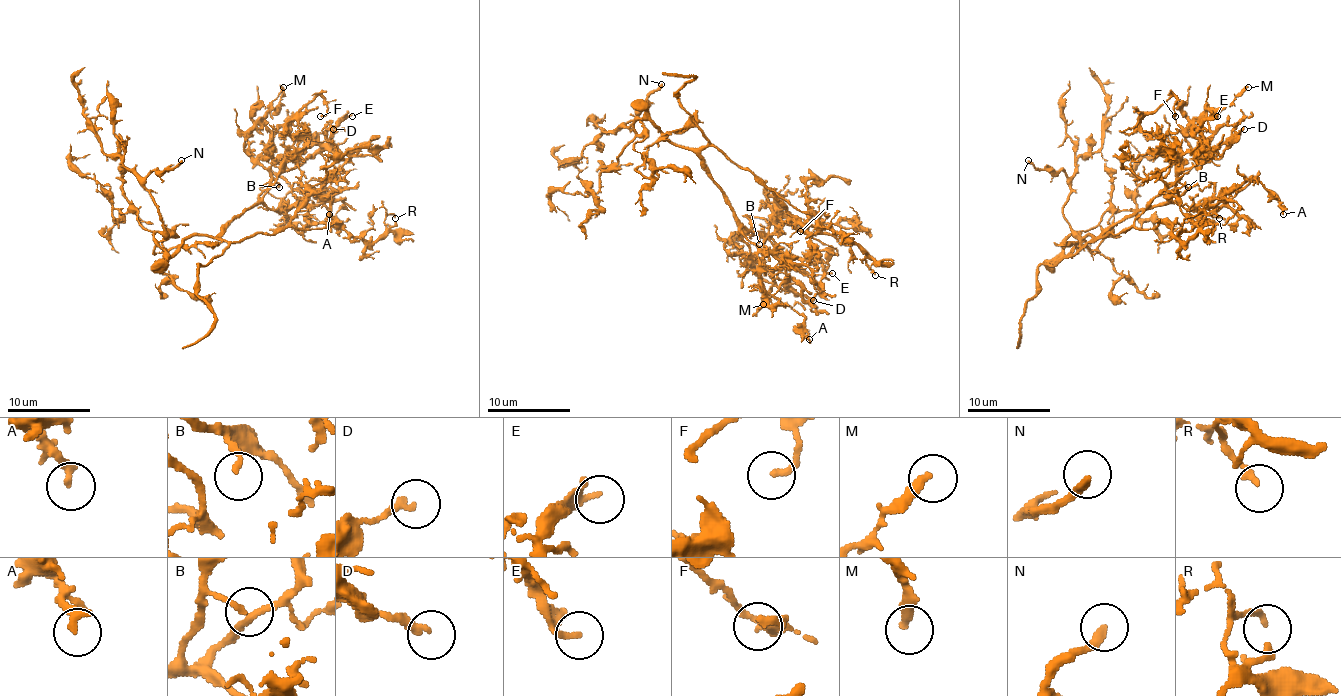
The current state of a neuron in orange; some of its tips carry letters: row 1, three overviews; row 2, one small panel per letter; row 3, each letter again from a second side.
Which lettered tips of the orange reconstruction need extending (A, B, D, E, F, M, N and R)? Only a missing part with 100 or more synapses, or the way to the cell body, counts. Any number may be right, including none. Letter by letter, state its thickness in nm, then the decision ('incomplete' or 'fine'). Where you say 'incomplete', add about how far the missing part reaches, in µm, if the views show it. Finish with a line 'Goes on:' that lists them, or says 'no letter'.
A: calibre 280 nm; fine
B: calibre 150 nm; fine
D: calibre 220 nm; fine
E: calibre 200 nm; fine
F: calibre 240 nm; fine
M: calibre 320 nm; fine
N: calibre 240 nm; fine
R: calibre 190 nm; fine
Goes on: no letter

